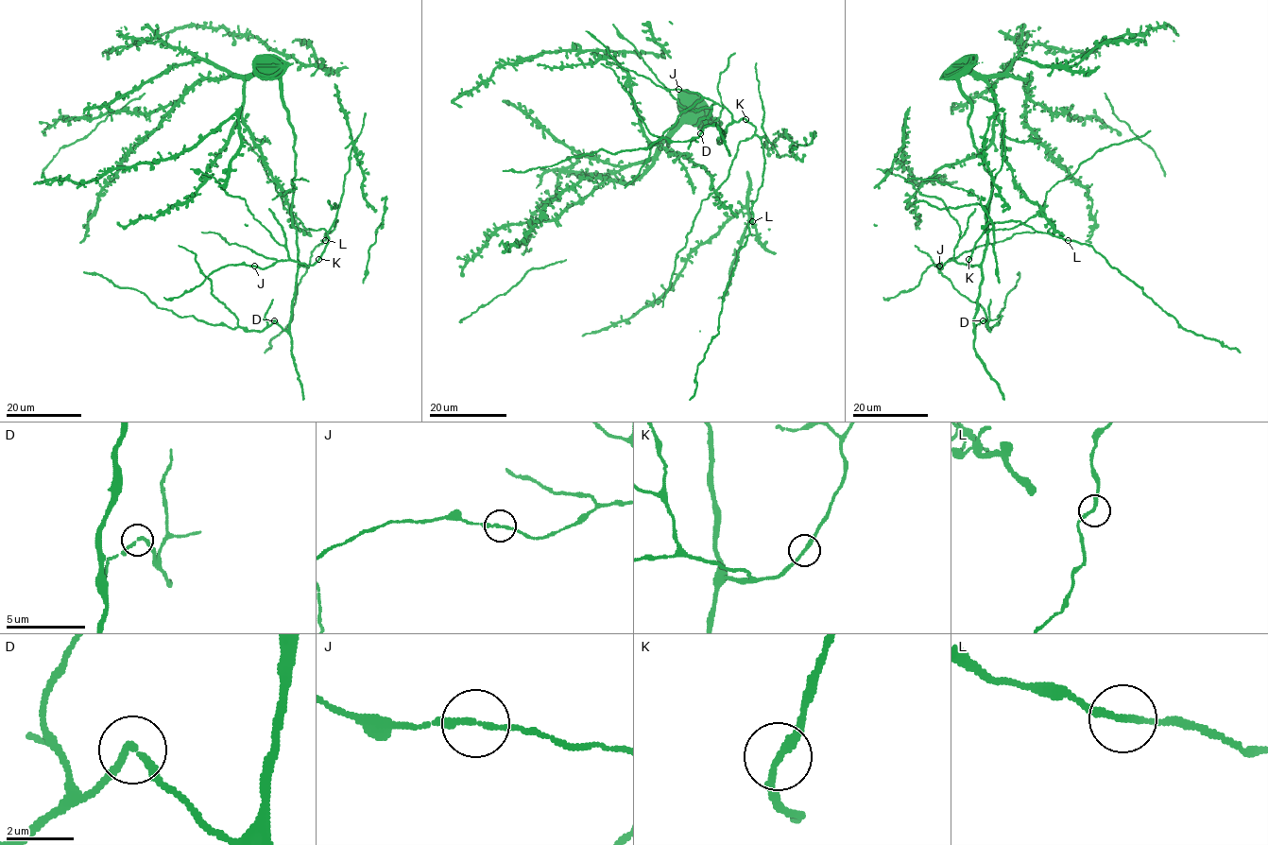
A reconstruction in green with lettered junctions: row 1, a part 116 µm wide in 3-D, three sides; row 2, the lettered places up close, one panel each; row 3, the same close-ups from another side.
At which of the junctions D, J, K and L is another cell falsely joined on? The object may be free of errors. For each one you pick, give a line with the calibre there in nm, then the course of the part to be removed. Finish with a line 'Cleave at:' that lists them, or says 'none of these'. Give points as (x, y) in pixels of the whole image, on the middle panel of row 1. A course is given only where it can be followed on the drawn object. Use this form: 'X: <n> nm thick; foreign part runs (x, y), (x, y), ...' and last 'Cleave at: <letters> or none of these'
Cleave at: none of these

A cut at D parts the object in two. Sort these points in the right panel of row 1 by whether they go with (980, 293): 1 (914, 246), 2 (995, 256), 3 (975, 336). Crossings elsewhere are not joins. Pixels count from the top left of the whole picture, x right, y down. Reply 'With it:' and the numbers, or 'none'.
With it: 2, 3

